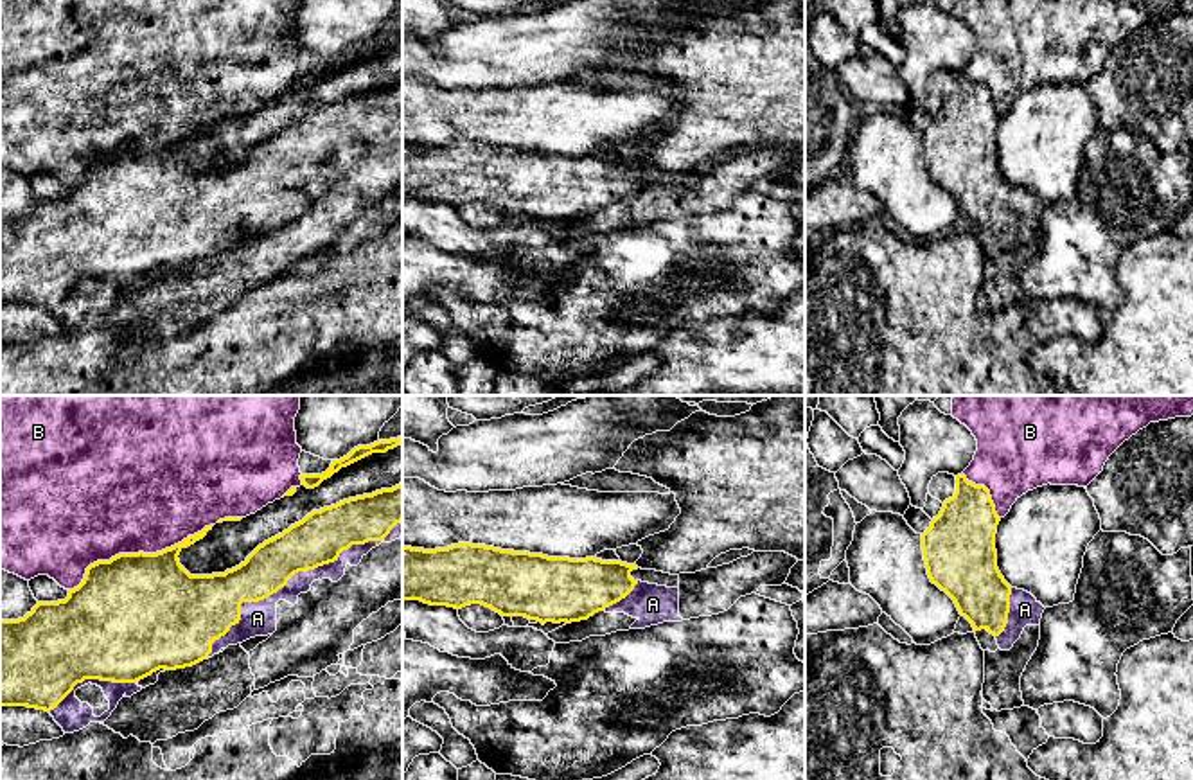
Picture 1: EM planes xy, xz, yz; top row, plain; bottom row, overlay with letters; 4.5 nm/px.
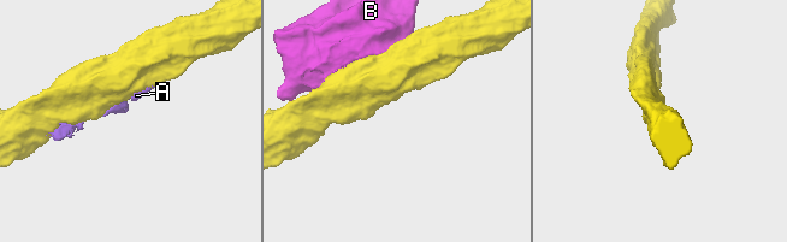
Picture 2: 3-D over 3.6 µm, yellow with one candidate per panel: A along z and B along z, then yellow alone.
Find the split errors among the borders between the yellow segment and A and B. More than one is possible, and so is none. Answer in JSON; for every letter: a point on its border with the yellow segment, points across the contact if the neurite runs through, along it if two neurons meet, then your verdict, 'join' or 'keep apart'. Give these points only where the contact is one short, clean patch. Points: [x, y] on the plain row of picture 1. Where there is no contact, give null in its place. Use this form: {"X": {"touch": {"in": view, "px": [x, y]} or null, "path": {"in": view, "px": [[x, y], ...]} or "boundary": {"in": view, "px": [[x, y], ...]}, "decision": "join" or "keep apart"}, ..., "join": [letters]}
{"A": {"touch": {"in": "xy", "px": [293, 171]}, "decision": "keep apart"}, "B": {"touch": {"in": "xy", "px": [139, 150]}, "decision": "keep apart"}, "join": []}

